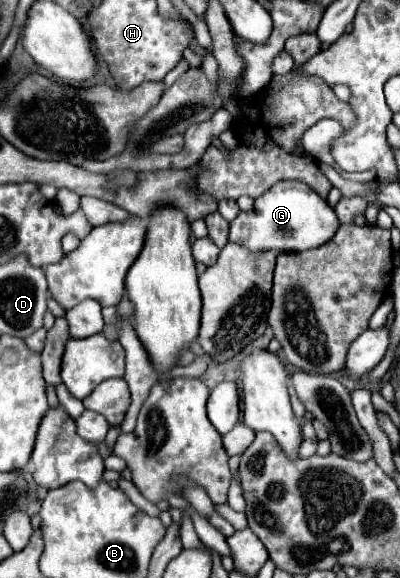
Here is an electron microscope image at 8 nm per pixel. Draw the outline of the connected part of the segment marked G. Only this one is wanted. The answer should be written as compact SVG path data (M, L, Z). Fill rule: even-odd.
M280 181L276 183L270 191L266 191L262 197L254 201L254 211L250 213L240 213L232 223L230 223L230 241L246 245L250 251L306 251L324 245L340 227L336 213L328 205L326 199L322 199L316 191L312 191L306 183L300 181Z

